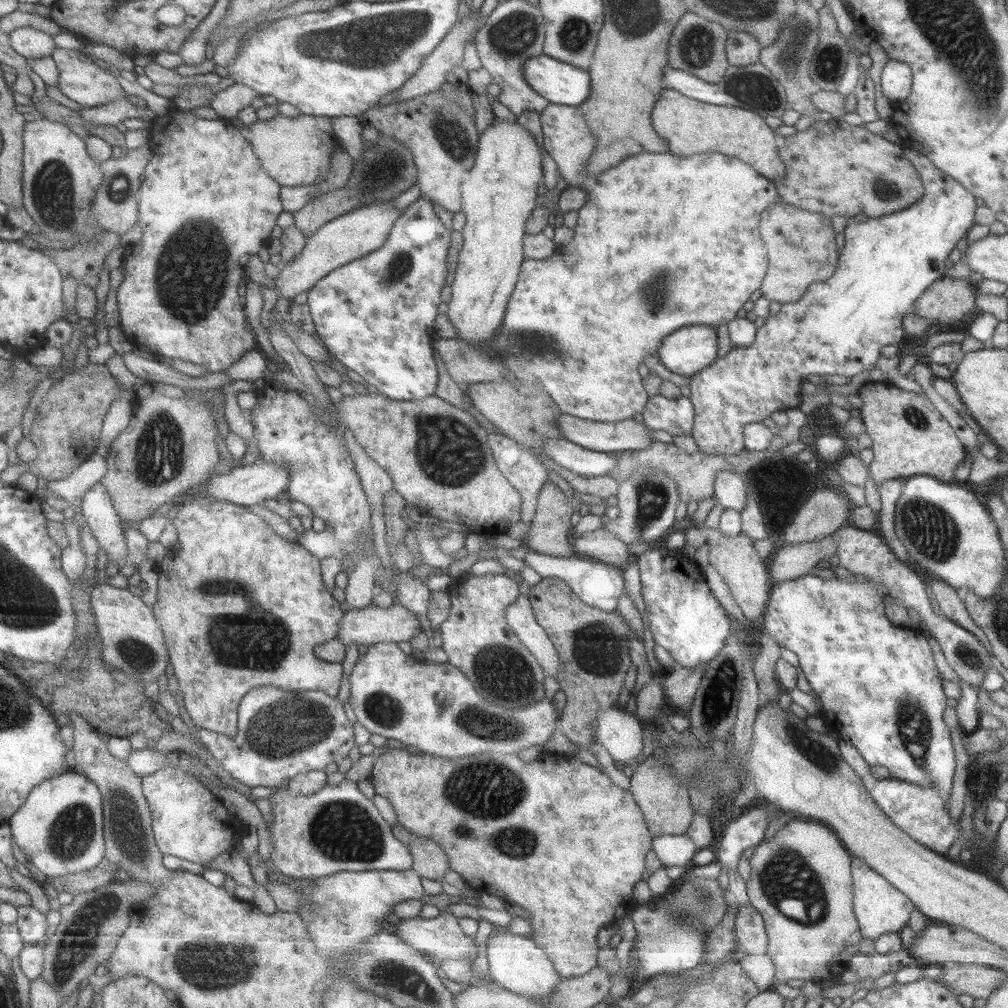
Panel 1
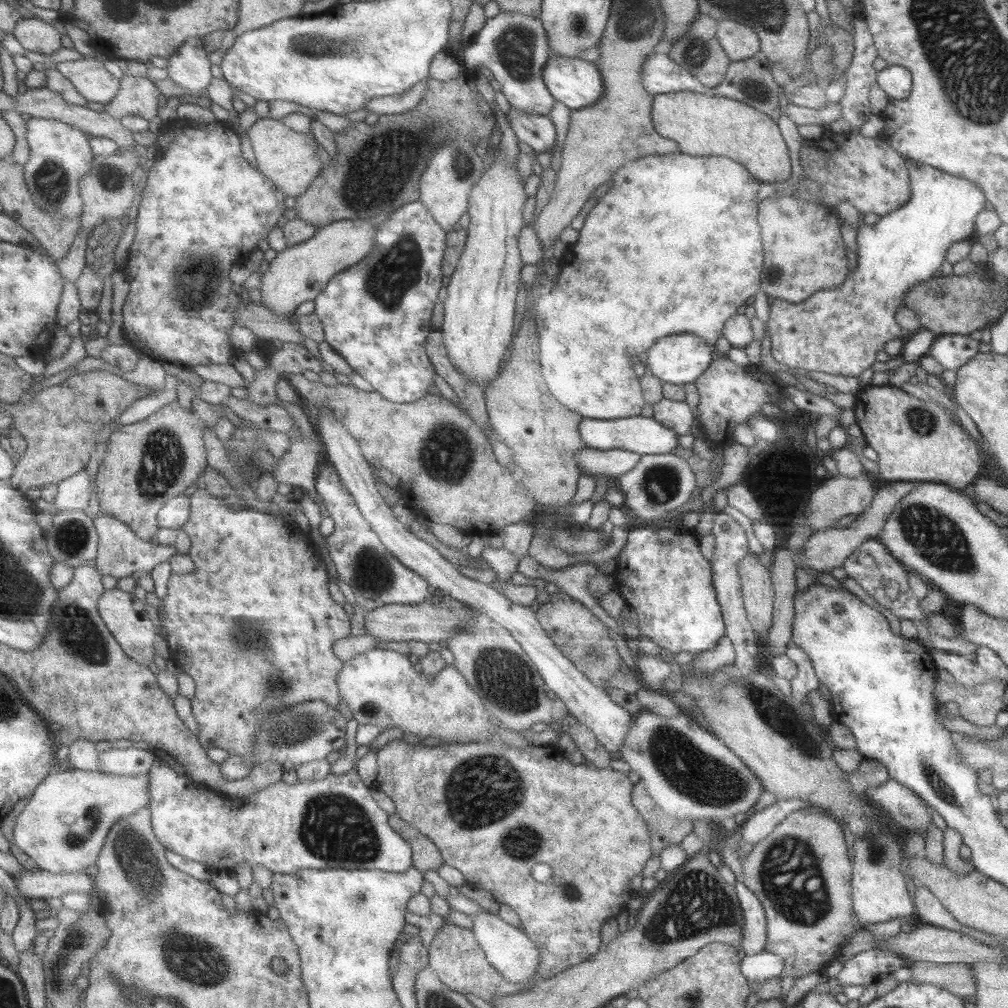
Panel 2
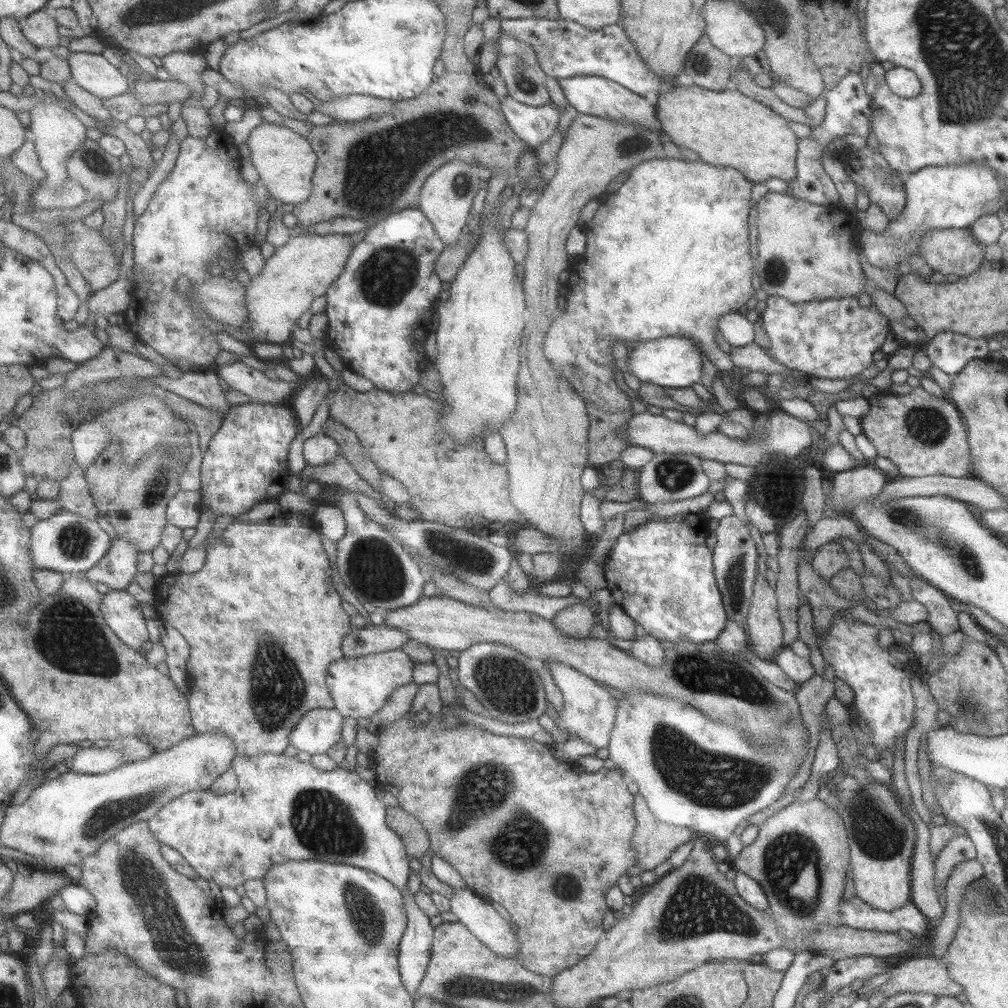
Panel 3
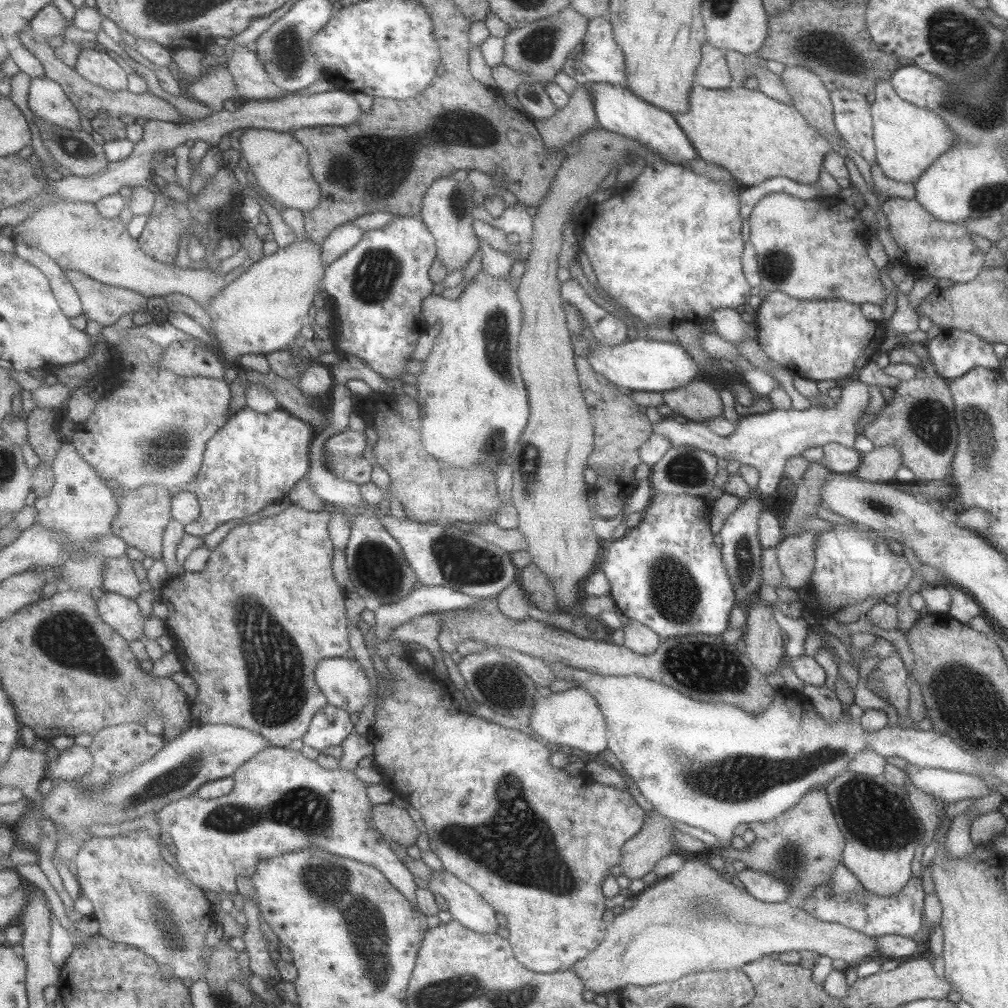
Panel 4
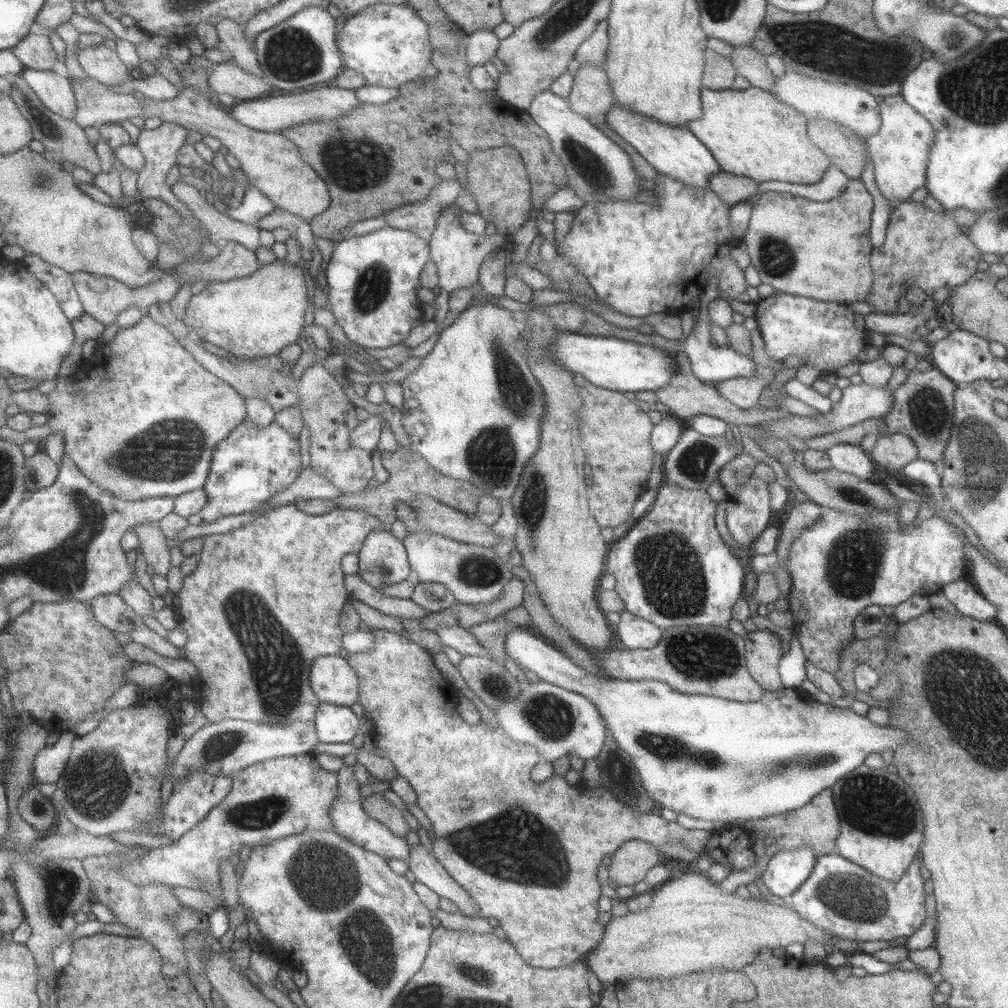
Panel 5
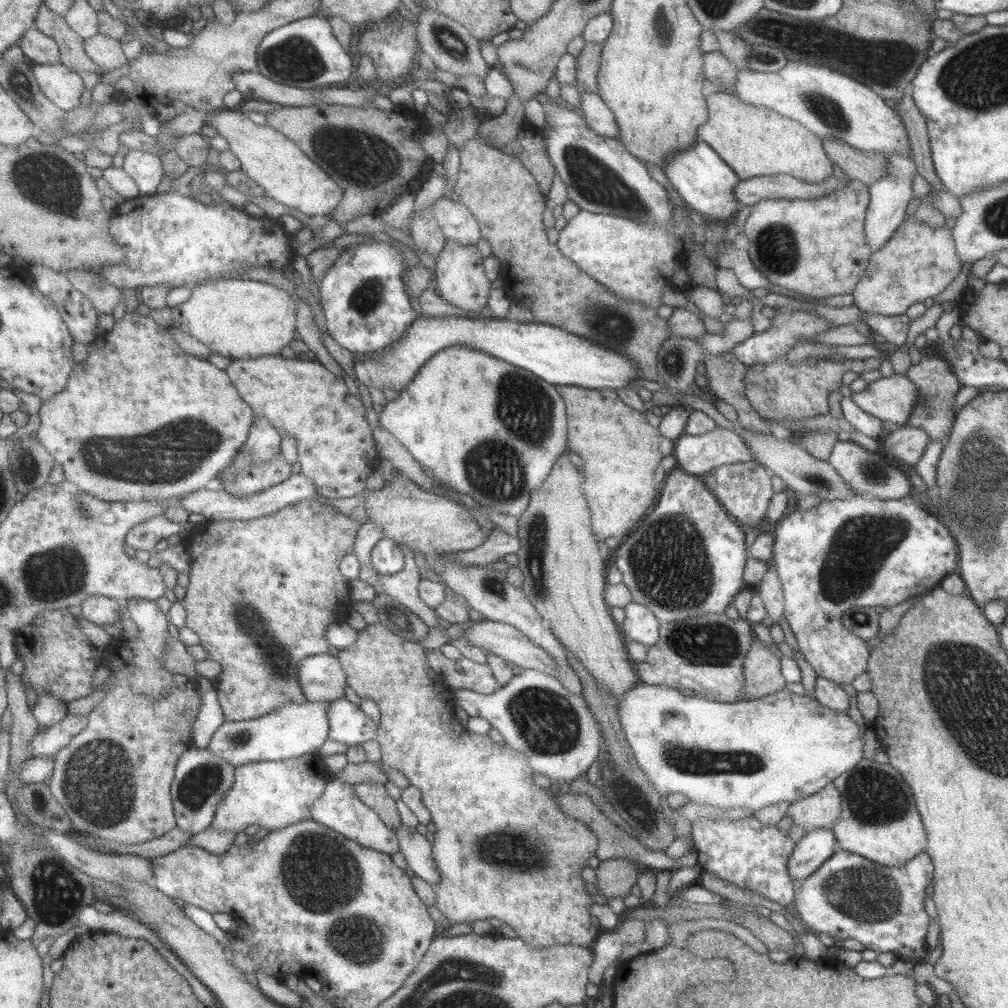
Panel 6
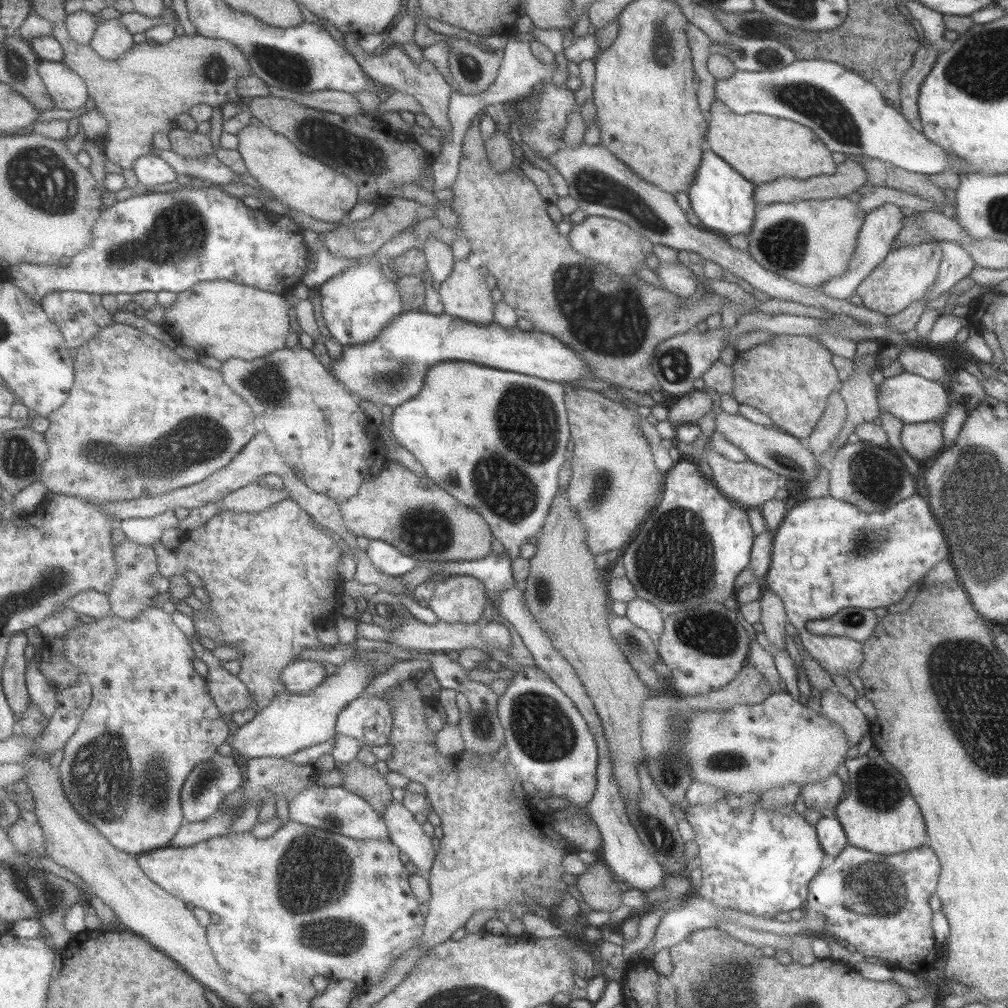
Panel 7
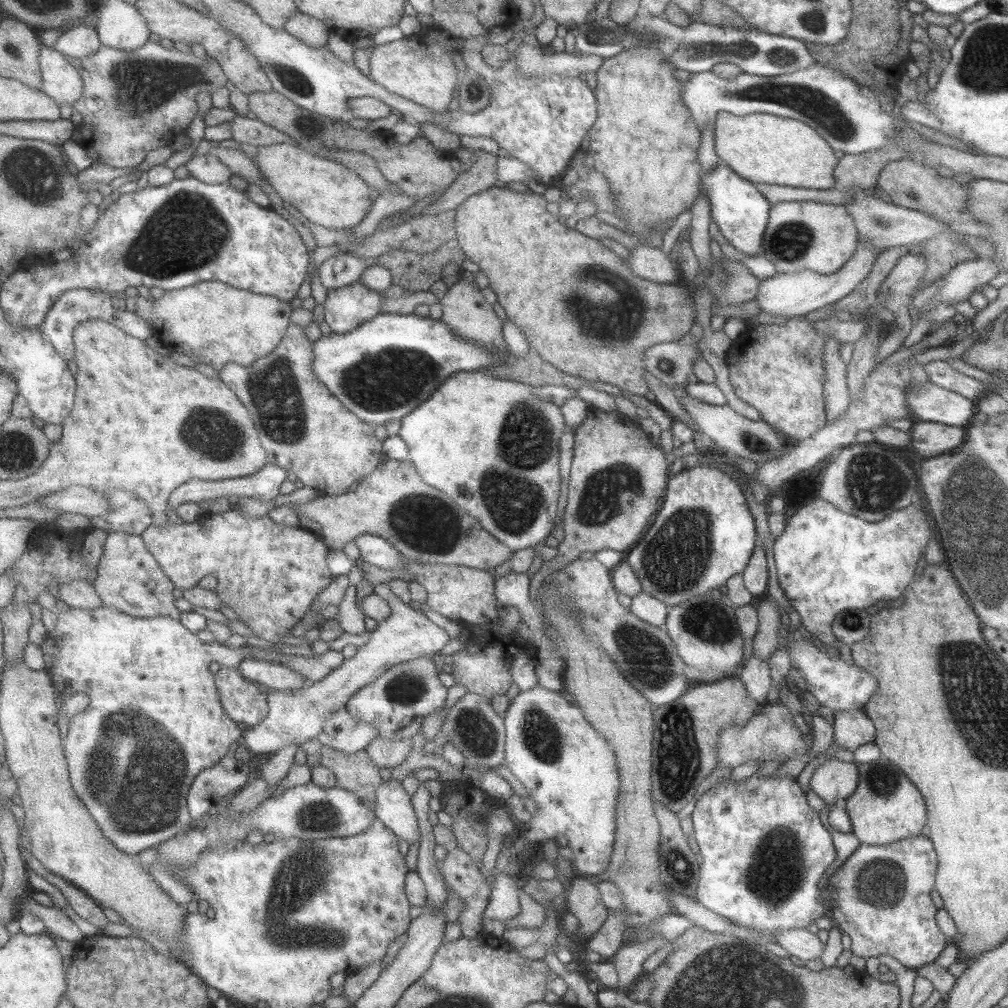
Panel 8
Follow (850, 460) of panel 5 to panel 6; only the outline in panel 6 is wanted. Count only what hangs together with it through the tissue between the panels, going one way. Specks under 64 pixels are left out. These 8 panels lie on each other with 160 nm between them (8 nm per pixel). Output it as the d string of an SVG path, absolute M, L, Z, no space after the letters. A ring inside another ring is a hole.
M850 440L846 442L838 441L833 446L826 461L839 473L843 482L849 485L854 494L857 495L883 500L897 500L907 496L909 488L911 488L907 476L893 468L887 460L883 460L879 451L863 450L859 443L853 443Z

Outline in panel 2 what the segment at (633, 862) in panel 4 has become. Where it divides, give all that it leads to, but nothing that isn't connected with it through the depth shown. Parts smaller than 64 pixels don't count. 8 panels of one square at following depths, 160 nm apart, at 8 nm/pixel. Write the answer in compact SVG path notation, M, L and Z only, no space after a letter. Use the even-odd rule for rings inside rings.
M643 781L632 786L630 801L646 822L653 855L657 856L665 845L680 843L686 834L692 832L692 821L674 819L664 813L645 790Z

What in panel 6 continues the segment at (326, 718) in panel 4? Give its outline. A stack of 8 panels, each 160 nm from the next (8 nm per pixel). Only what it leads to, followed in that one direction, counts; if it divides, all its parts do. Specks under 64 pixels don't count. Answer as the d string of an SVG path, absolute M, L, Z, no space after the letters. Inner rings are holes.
M347 698L331 703L329 721L331 721L330 739L348 745L360 745L367 740L377 740L382 723L373 722L360 706L355 706Z

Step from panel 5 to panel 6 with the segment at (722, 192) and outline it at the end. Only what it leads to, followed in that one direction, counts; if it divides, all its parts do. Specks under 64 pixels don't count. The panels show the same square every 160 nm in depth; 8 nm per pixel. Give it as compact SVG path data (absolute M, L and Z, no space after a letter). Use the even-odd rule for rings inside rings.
M789 175L755 176L740 179L733 188L733 199L740 205L753 206L759 200L767 198L801 198L809 200L827 196L833 190L841 190L843 186L849 184L850 179L843 175L841 178L829 176L821 183L809 184L799 181Z

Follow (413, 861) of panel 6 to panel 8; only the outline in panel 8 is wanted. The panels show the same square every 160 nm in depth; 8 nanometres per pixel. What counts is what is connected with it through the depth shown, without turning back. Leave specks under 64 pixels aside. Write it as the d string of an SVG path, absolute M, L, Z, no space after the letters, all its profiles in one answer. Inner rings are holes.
M392 778L383 782L378 792L378 802L375 808L380 818L395 834L408 844L419 843L419 828L413 810L411 810L411 795L405 791L403 780L397 782Z

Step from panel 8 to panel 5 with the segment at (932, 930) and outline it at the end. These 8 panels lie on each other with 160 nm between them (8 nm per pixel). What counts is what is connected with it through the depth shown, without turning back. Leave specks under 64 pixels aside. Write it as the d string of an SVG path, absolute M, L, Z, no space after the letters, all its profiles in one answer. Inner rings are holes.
M835 852L816 858L805 882L787 898L800 918L850 941L897 941L913 934L926 918L923 878L916 856L897 882L879 878Z

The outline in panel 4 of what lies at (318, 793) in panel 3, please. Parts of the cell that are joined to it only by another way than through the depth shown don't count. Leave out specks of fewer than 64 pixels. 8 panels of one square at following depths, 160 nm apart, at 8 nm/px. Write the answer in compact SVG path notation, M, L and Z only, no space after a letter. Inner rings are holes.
M267 747L239 767L233 778L236 781L235 789L225 796L204 799L195 794L171 802L158 810L157 820L163 834L170 834L177 845L176 858L180 870L197 886L208 888L215 893L233 895L238 890L238 878L252 877L261 861L306 848L321 848L331 854L374 866L409 899L411 906L418 909L417 886L413 882L411 870L391 850L388 836L375 826L375 805L369 798L368 785L358 778L355 771L343 770L343 767L327 770L327 767L321 766L316 759L303 756L301 751L288 747Z

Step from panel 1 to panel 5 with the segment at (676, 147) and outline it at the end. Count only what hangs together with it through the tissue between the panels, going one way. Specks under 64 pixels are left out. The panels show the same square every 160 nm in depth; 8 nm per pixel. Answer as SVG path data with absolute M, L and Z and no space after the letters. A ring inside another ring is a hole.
M751 86L744 90L709 90L702 87L700 105L702 115L686 122L686 127L709 150L723 172L751 178L755 183L777 180L792 184L814 184L831 165L827 156L809 140L806 133L807 118L792 106L777 100L769 91Z

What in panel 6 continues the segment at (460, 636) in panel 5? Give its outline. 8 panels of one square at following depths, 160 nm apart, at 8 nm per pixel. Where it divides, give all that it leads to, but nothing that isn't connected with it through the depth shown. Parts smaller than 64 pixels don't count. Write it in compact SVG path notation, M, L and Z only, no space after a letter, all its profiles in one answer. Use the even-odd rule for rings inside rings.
M399 543L403 554L405 554L405 568L397 574L378 574L381 575L383 582L383 592L392 598L397 598L401 604L407 605L413 614L420 618L425 626L431 631L433 628L441 629L444 624L442 620L429 608L418 595L418 582L421 579L419 559L416 557L407 545Z

